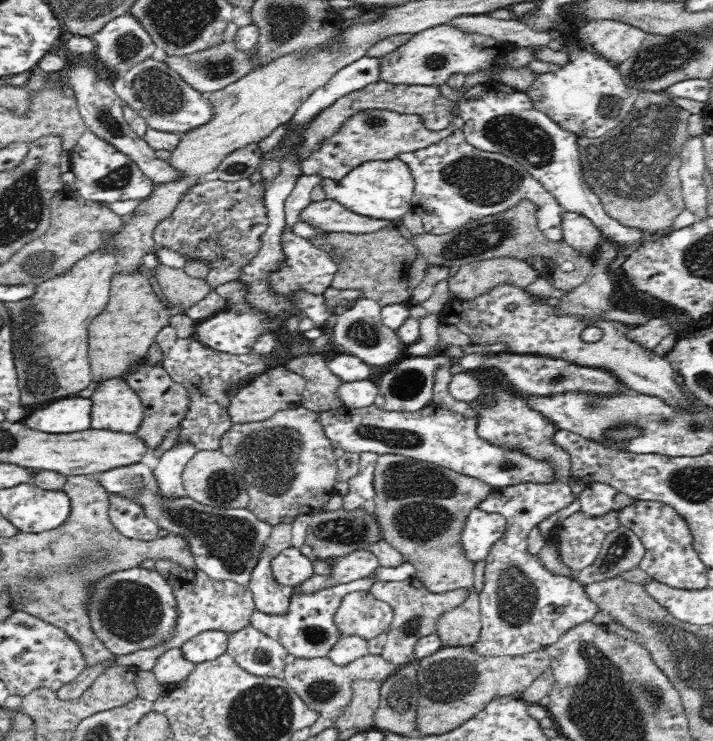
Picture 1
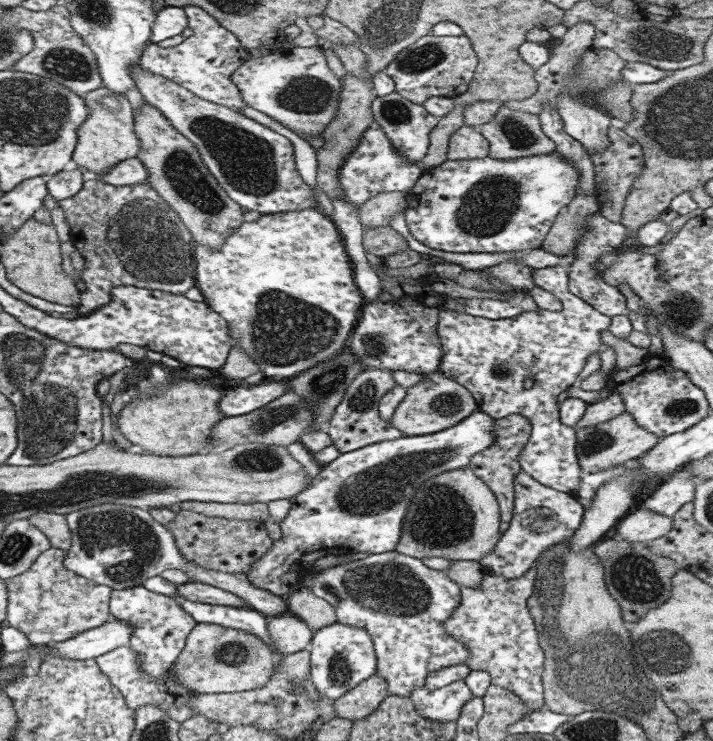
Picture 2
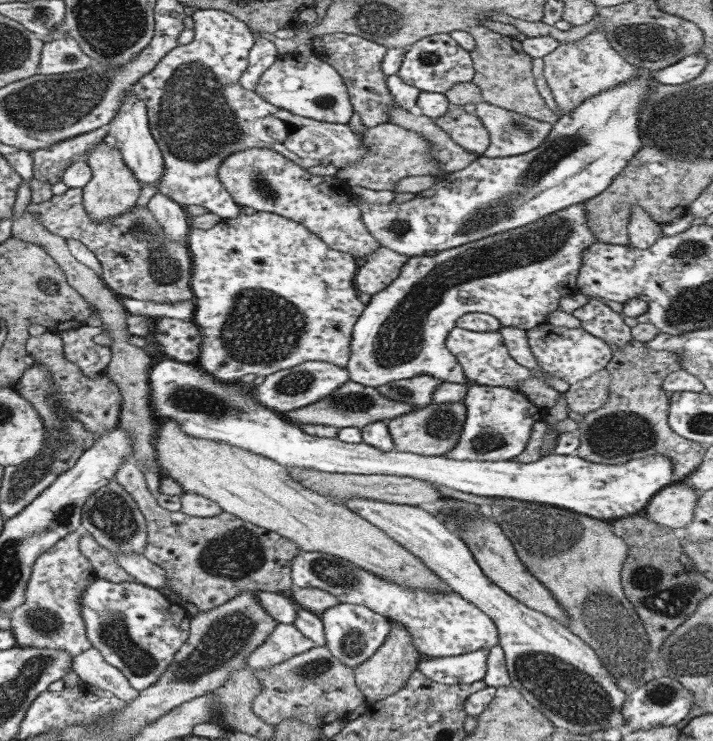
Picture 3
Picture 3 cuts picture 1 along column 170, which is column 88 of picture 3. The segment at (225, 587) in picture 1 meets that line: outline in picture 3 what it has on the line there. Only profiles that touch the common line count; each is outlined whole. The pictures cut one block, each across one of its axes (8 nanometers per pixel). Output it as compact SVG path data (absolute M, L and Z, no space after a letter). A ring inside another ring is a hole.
M81 528L62 537L32 565L25 586L24 602L10 612L11 631L18 646L65 650L73 657L92 647L79 601L85 587L96 577L92 564L80 552L79 538L88 533L85 531Z

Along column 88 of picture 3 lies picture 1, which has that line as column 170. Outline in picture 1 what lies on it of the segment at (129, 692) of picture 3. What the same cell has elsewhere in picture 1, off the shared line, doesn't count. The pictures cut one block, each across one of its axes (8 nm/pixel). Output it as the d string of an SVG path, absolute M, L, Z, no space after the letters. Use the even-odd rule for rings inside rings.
M171 648L164 651L152 667L152 672L160 685L174 685L183 682L195 668L192 661L184 658L180 648Z

